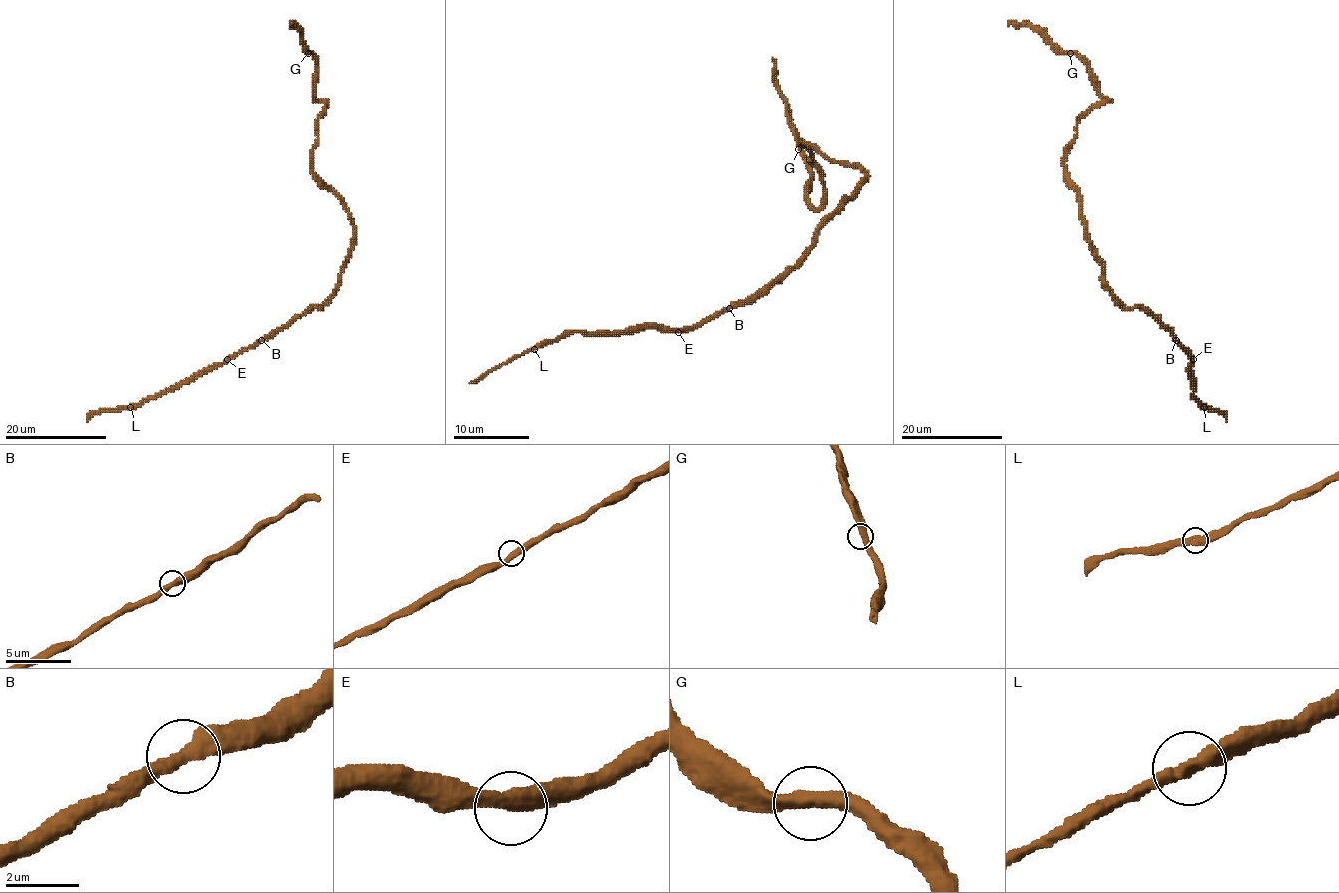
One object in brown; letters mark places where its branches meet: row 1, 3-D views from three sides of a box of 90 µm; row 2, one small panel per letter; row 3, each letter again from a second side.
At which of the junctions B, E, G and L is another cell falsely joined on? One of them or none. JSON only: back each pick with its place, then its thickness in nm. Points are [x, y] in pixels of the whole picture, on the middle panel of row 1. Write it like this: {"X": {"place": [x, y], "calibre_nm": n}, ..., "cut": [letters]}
{"cut": []}

